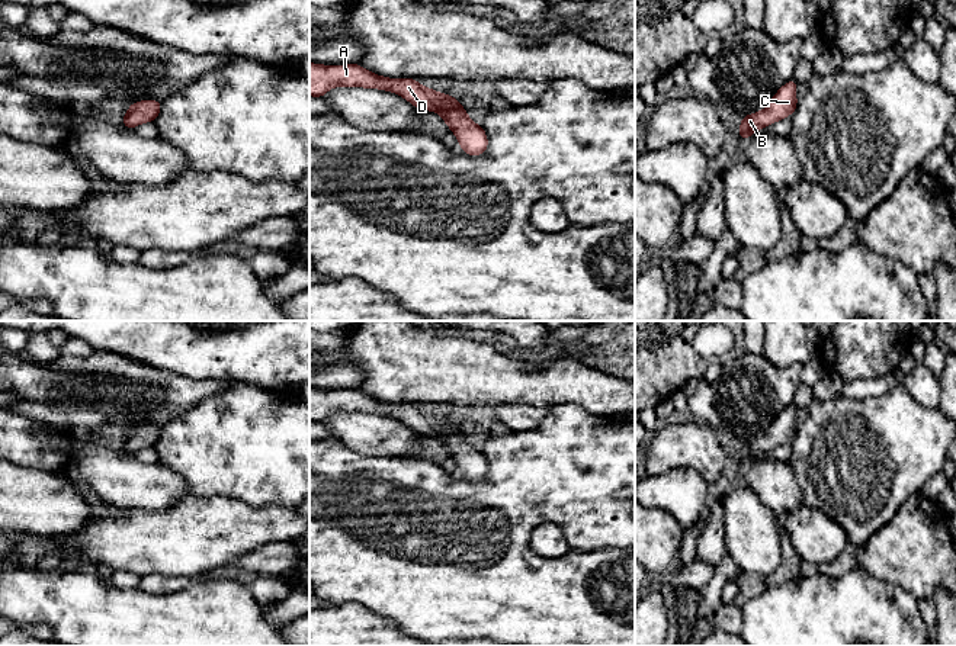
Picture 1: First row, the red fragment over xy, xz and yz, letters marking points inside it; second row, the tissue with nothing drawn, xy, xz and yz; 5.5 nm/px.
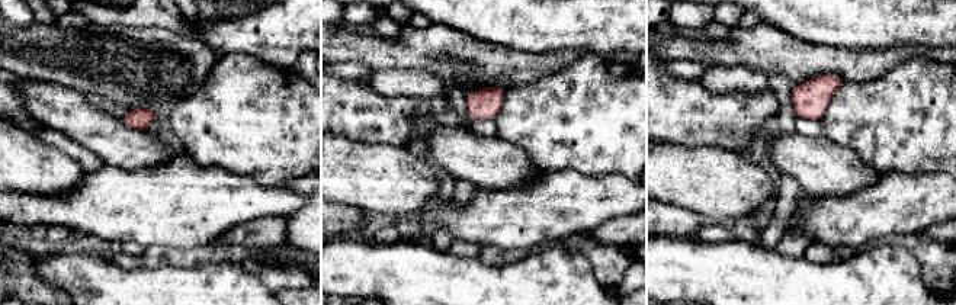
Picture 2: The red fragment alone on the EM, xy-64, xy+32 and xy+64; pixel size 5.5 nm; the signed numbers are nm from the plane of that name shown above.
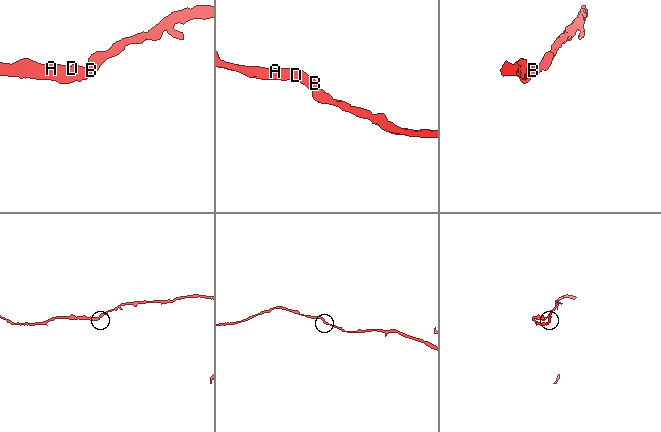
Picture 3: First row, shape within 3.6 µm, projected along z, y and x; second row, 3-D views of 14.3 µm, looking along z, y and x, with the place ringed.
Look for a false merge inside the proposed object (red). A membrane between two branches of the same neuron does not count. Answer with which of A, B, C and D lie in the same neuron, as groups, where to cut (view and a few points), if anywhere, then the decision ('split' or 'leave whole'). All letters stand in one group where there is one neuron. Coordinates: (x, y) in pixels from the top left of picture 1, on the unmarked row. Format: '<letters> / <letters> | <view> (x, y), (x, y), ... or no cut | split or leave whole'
A B C D | no cut | leave whole

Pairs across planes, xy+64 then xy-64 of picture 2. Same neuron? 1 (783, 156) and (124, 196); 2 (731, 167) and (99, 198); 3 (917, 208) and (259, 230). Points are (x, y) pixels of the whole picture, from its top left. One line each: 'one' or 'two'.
1: two
2: two
3: two

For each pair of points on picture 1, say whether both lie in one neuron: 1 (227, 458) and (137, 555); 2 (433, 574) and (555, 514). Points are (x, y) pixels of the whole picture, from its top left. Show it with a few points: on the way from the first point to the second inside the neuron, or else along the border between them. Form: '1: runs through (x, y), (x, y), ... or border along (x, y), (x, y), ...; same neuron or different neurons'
1: border along (189, 492), (198, 497), (227, 498); different neurons
2: runs through (470, 574), (491, 574), (509, 555), (519, 524); same neuron

